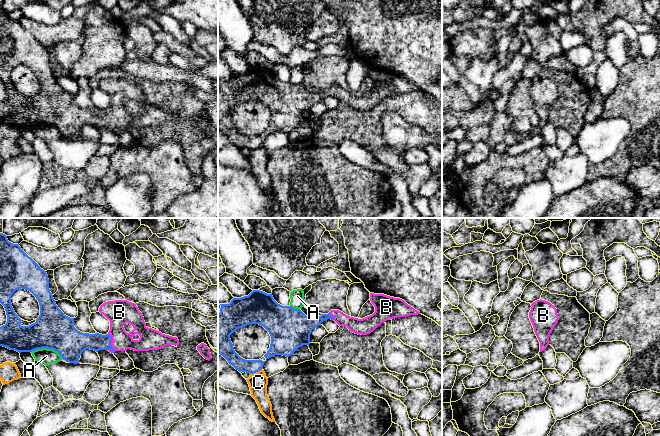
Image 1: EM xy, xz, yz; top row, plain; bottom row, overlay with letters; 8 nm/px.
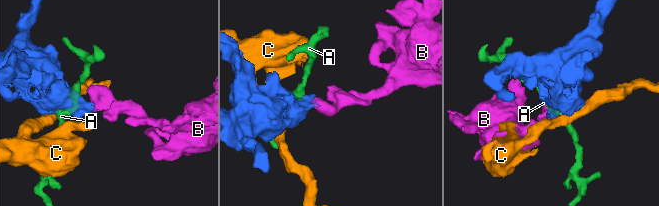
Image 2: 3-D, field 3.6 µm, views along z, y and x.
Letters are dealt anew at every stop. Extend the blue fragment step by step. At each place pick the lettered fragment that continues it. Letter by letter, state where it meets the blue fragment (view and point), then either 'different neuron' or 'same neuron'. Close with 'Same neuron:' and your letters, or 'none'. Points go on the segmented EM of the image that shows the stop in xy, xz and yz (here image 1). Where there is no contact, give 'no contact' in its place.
A: xy (47, 348) | different neuron
B: xy (110, 343) | same neuron
C: xz (256, 371) | different neuron
Same neuron: B

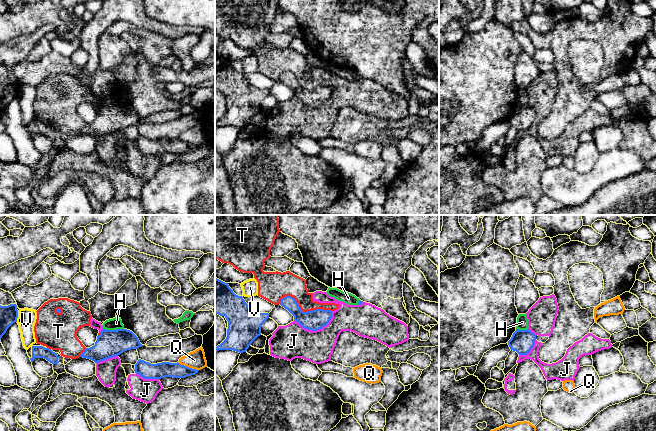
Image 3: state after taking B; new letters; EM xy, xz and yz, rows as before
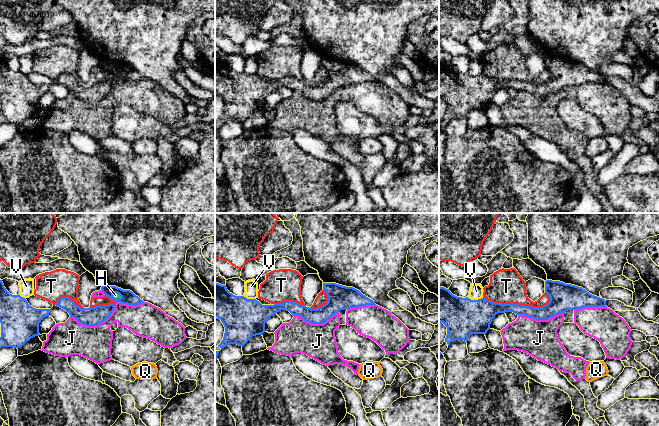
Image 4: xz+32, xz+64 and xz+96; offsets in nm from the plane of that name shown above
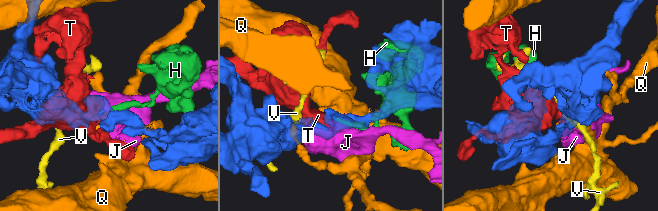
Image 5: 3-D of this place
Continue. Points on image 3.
H: xy (113, 330) | different neuron
J: xz (316, 329) | different neuron
Q: xy (188, 367) | different neuron
T: xz (304, 312) | different neuron
V: xy (17, 316) | different neuron
Same neuron: none

